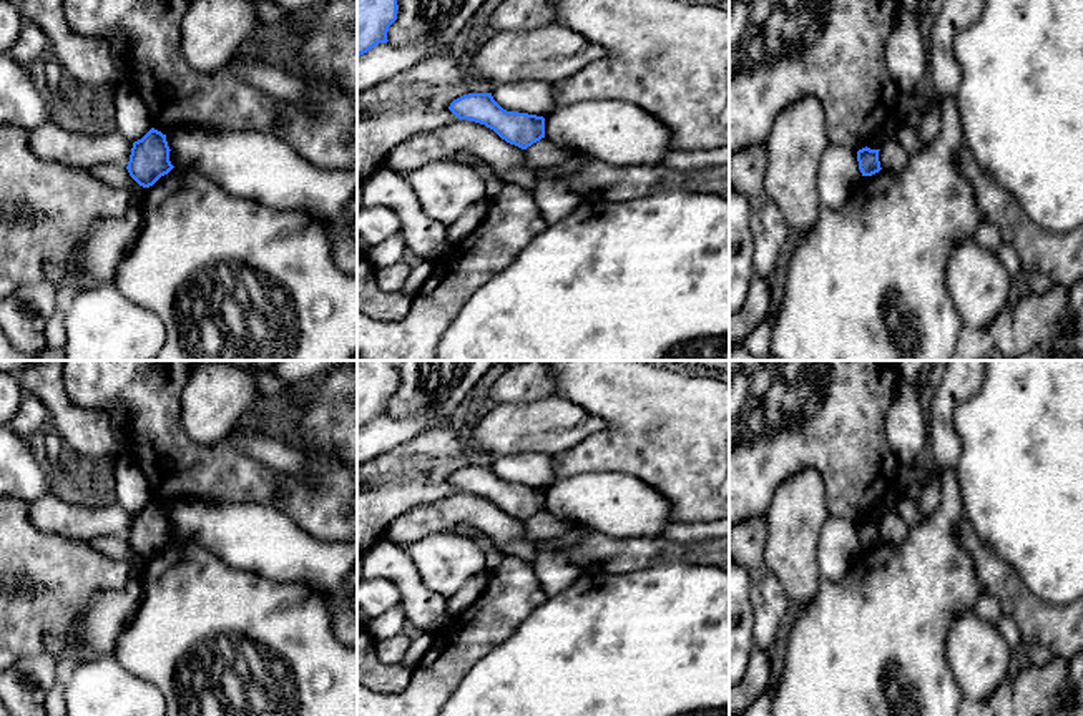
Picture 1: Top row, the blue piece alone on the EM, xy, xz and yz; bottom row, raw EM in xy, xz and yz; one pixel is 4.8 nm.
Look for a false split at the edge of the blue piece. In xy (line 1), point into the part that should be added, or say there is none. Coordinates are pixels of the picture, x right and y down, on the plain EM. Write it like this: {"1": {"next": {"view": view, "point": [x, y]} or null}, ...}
{"1": {"next": null}}

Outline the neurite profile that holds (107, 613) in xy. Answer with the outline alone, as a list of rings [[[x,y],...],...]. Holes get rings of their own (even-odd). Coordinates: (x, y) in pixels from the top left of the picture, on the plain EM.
[[[130,580],[123,590],[96,591],[78,616],[76,628],[70,635],[47,633],[43,645],[58,666],[66,671],[81,663],[111,658],[118,636],[136,613],[143,588]]]

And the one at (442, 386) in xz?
[[[395,360],[395,364],[399,382],[387,404],[389,415],[440,410],[443,417],[450,417],[497,360]]]

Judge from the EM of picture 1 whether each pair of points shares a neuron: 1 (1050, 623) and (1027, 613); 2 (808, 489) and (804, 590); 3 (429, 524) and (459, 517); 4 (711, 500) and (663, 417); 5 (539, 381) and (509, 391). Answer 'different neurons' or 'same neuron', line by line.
1: same neuron
2: same neuron
3: same neuron
4: same neuron
5: same neuron

